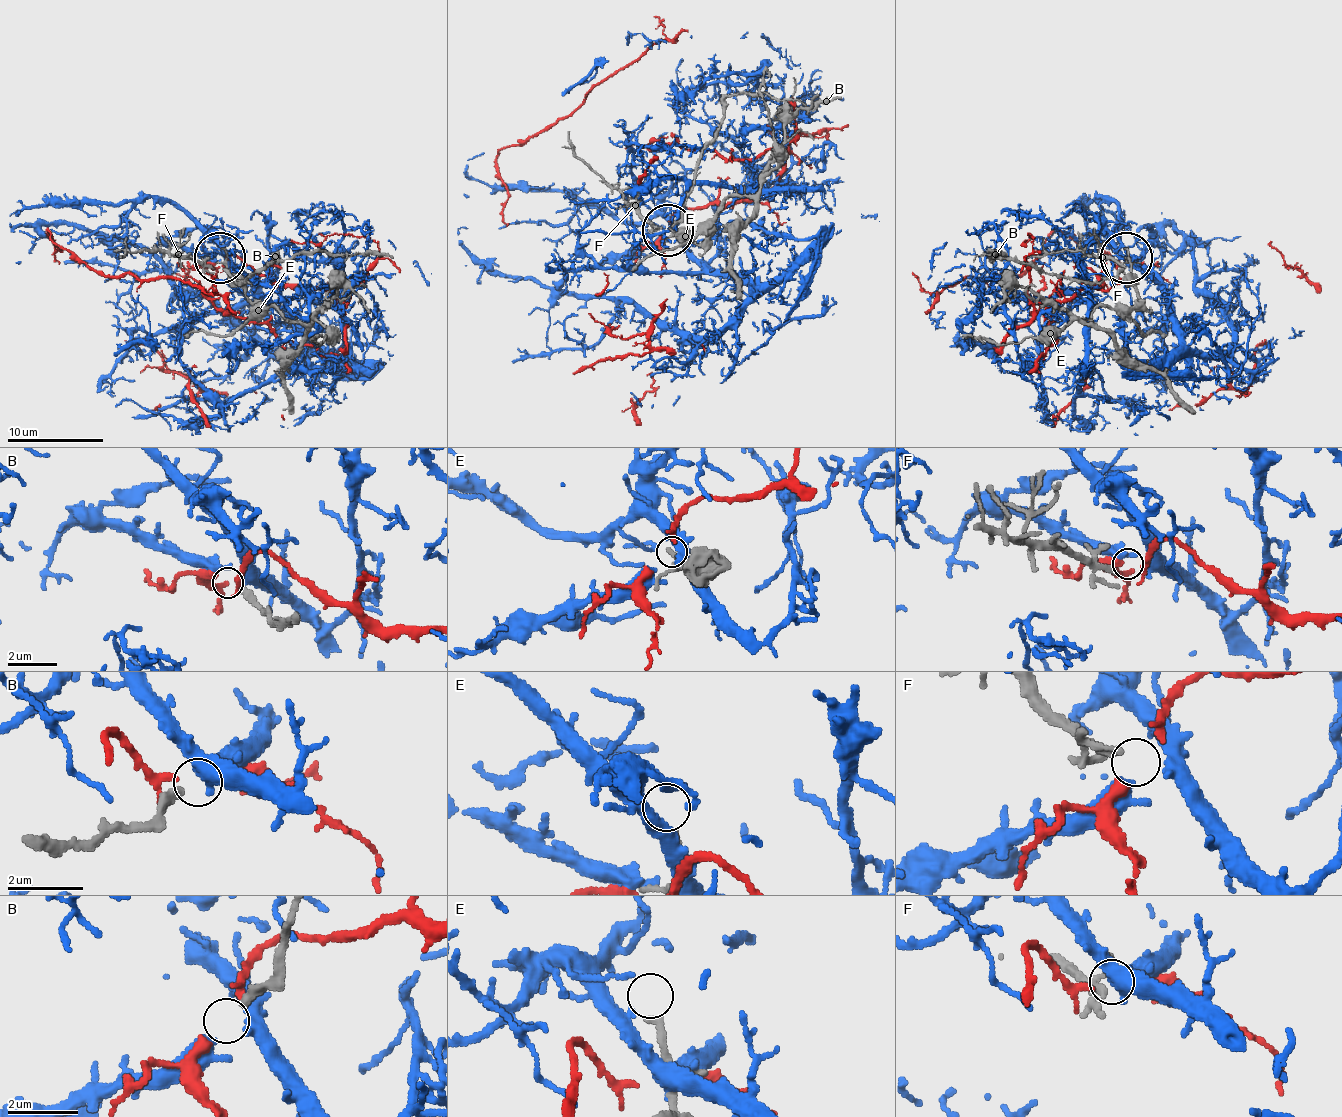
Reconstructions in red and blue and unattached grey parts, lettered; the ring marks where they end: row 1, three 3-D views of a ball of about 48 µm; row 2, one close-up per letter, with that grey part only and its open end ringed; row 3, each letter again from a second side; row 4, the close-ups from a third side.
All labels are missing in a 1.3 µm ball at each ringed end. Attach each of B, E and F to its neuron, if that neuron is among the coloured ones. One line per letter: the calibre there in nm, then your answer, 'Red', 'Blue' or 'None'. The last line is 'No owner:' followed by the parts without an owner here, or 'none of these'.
B: Thickness 280 nm. None
E: Thickness 200 nm. None
F: Thickness 200 nm. Blue
No owner: B, E

